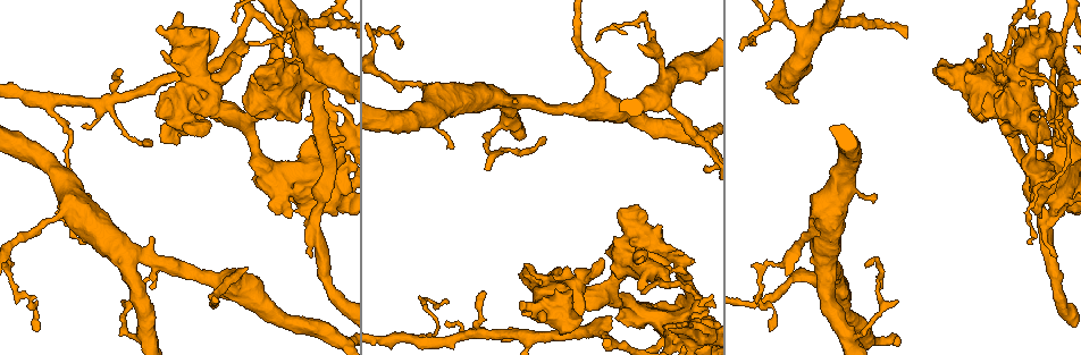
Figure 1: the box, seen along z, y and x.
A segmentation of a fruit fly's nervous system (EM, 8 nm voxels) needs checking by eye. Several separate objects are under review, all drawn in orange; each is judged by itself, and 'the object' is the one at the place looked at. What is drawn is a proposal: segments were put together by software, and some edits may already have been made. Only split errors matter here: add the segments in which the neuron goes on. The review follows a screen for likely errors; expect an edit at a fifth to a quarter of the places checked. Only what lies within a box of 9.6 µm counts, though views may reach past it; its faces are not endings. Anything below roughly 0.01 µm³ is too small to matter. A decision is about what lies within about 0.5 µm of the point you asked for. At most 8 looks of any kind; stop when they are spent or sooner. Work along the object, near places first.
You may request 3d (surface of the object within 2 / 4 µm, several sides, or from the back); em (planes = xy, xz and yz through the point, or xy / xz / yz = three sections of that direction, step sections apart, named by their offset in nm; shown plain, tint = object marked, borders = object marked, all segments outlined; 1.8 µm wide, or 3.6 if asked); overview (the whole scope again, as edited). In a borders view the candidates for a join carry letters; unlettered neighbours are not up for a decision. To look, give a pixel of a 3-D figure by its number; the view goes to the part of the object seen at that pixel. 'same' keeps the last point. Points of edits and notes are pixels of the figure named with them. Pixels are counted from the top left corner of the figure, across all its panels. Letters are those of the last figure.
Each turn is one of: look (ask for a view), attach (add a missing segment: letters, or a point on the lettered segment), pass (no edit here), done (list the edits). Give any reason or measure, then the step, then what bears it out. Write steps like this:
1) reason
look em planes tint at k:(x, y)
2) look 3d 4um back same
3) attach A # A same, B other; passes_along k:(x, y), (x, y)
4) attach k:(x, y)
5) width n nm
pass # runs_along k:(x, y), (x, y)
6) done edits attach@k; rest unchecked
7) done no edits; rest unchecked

thick turns thin
look 3d 4um at 1:(315, 216)

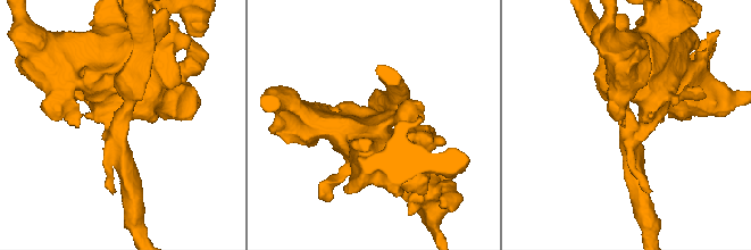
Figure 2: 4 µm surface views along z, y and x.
arm_widths 280, 700 nm; shape alone is not enough
look em planes borders at 2:(634, 121)

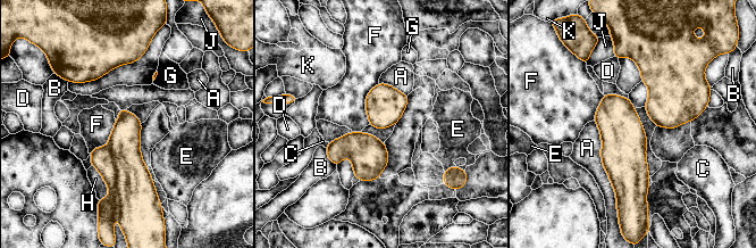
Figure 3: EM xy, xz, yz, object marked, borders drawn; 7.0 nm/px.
pass # A other, B other, C other, D other, E other, F other, G other, H other, J other, K other; border 3:(378, 82), (366, 98), (368, 124); none of them fits

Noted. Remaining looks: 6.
abrupt turn
look em 3.6um planes borders at 1:(818, 220)

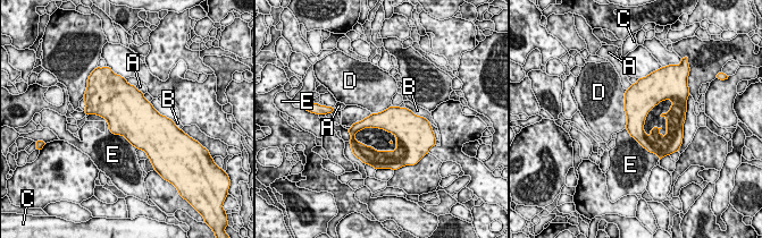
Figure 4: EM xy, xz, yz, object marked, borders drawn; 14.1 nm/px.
longest_contact E 850 nm
pass # A other, B other, C other, D other, E other; border 4:(626, 90), (625, 128); no lettered segment goes on from it

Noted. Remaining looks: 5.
free end
look 3d 2um at 1:(38, 330)

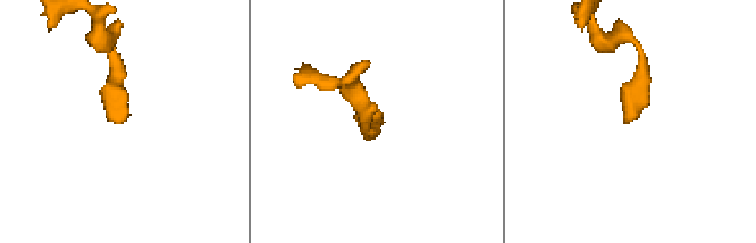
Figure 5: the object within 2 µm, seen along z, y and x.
shape alone is not enough
look em planes tint at 5:(627, 122)

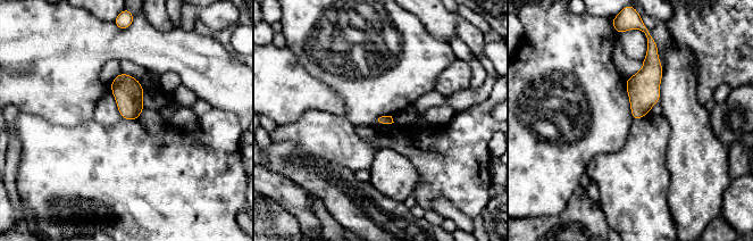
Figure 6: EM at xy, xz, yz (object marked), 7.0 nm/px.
see the neighbours
look em planes borders same

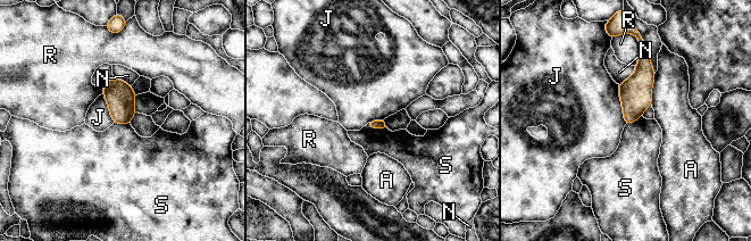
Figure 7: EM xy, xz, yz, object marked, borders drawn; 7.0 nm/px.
pass # A other, J other, N other, R other, S other; border 7:(369, 123), (375, 127), (385, 126); none of them fits

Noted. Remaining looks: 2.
done no edits; rest unchecked

